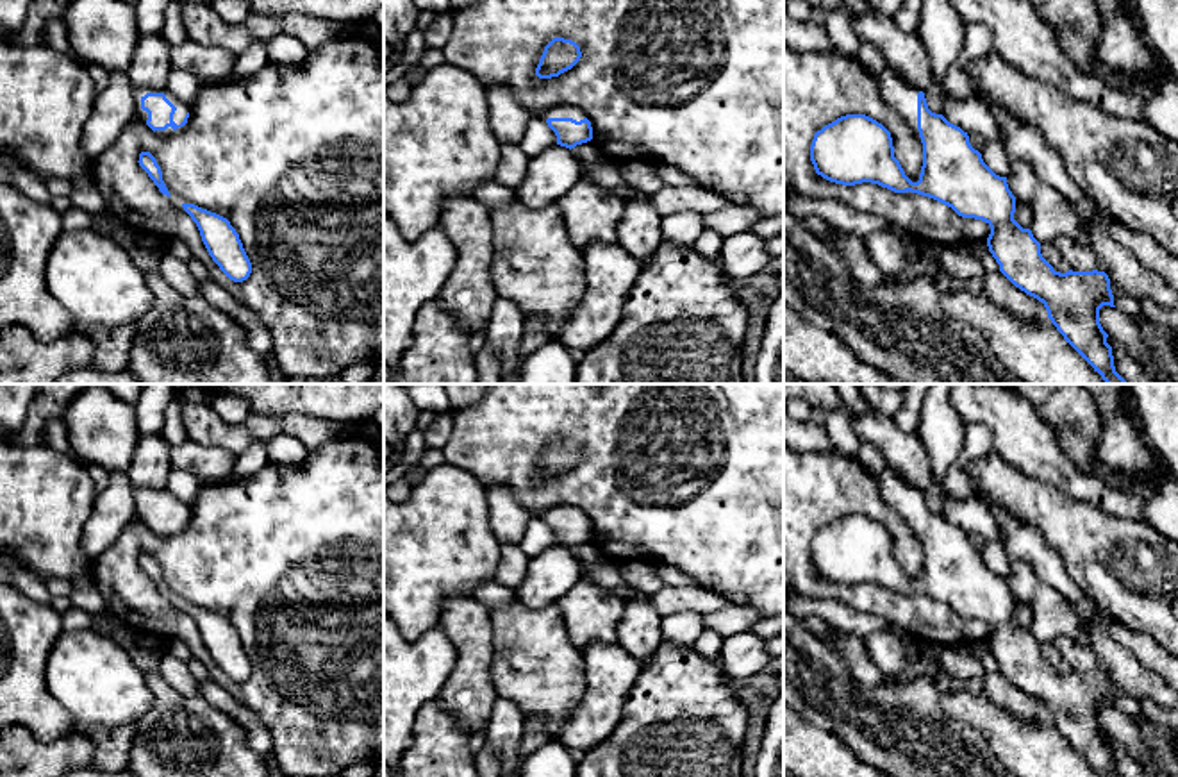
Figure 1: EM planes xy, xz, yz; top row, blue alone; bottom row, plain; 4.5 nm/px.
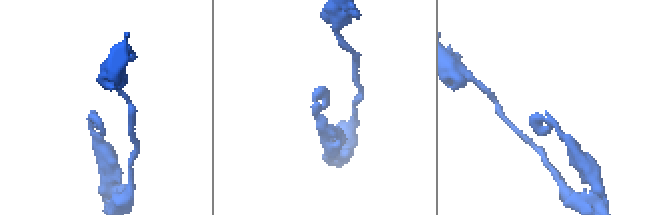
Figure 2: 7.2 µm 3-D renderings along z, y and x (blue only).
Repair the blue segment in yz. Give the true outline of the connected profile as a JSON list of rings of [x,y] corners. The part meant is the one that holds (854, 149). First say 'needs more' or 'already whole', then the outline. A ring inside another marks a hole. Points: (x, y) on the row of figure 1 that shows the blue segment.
needs more; [[[871,71],[880,95],[892,105],[908,125],[919,134],[923,143],[923,166],[919,180],[912,182],[900,161],[894,157],[891,132],[866,114],[846,114],[825,125],[814,134],[810,161],[823,179],[855,186],[862,182],[878,184],[894,193],[917,193],[951,207],[962,218],[982,220],[991,227],[987,246],[1000,272],[1021,291],[1044,304],[1048,318],[1064,339],[1101,375],[1107,384],[1128,384],[1114,366],[1108,334],[1099,323],[1099,309],[1114,305],[1110,279],[1105,272],[1055,272],[1042,257],[1041,243],[1030,229],[1023,229],[1016,220],[1016,196],[1008,189],[1007,177],[996,175],[982,159],[982,154],[969,143],[967,132],[950,123],[942,114],[928,109],[925,93],[892,71]]]

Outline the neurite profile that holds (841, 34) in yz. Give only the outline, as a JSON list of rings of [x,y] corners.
[[[841,9],[826,13],[823,27],[826,29],[837,54],[848,59],[859,57],[860,39]]]

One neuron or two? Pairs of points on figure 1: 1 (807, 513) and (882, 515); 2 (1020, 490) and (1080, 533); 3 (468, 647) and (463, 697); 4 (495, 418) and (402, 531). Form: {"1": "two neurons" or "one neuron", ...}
{"1": "one neuron", "2": "one neuron", "3": "one neuron", "4": "two neurons"}

